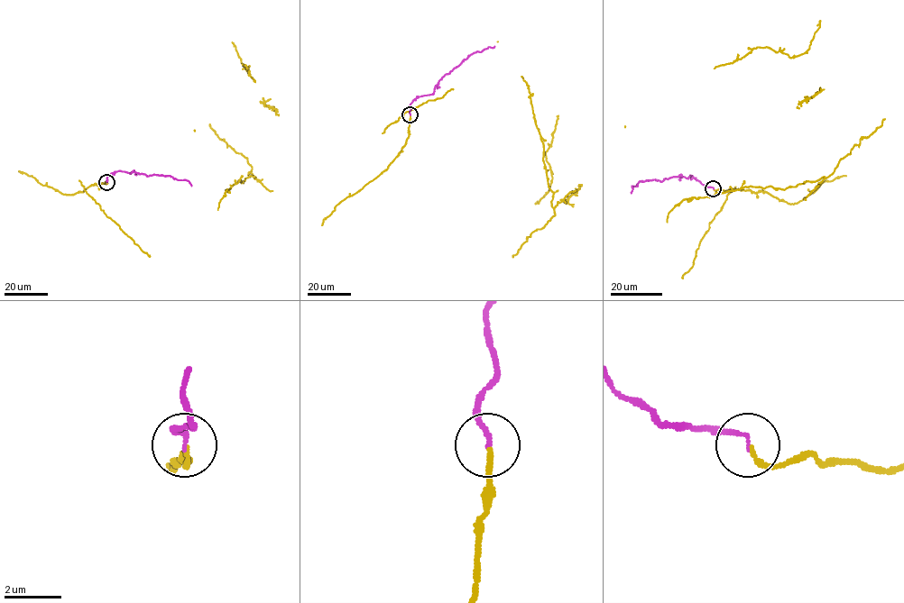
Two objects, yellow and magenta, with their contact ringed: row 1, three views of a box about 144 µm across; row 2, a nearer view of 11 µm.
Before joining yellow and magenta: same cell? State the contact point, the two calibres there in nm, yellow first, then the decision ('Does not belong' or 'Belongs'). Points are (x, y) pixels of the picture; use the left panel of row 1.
Place: (106, 182). Thickness 180 nm (yellow) against 150 nm. Belongs

